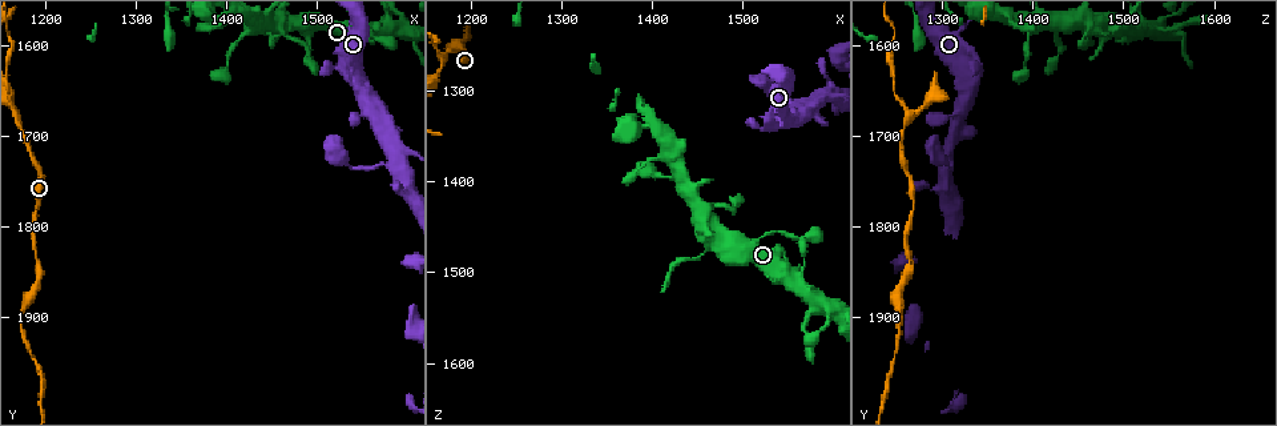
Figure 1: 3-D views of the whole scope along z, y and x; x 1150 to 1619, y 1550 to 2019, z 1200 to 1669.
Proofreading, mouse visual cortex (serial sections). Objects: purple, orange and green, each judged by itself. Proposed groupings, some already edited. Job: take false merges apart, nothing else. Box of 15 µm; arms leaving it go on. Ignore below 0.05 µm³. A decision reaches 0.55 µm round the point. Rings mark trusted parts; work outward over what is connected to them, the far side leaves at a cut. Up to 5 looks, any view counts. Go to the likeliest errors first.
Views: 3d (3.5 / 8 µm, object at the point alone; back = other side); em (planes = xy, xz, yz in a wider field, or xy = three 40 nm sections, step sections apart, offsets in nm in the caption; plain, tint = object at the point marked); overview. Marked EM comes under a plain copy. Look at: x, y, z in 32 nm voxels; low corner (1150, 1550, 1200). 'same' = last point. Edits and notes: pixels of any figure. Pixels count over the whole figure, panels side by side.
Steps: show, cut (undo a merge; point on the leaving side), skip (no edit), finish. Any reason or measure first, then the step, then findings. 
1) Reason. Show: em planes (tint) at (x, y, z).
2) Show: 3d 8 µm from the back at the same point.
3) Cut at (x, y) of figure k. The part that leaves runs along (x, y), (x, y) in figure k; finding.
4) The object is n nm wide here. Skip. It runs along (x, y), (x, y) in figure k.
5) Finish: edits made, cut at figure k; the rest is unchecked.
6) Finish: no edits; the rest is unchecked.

A narrow waist. Show: 3d 3.5 µm at (1440, 1580, 1485).

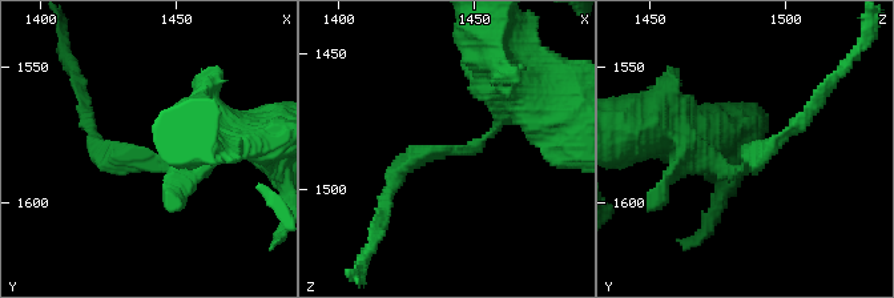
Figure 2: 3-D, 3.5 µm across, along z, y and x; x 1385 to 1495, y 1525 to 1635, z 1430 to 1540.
The arms are 200, 200 nm wide; need the tissue. Show: em xy step 5 (tint) at (1441, 1583, 1486).

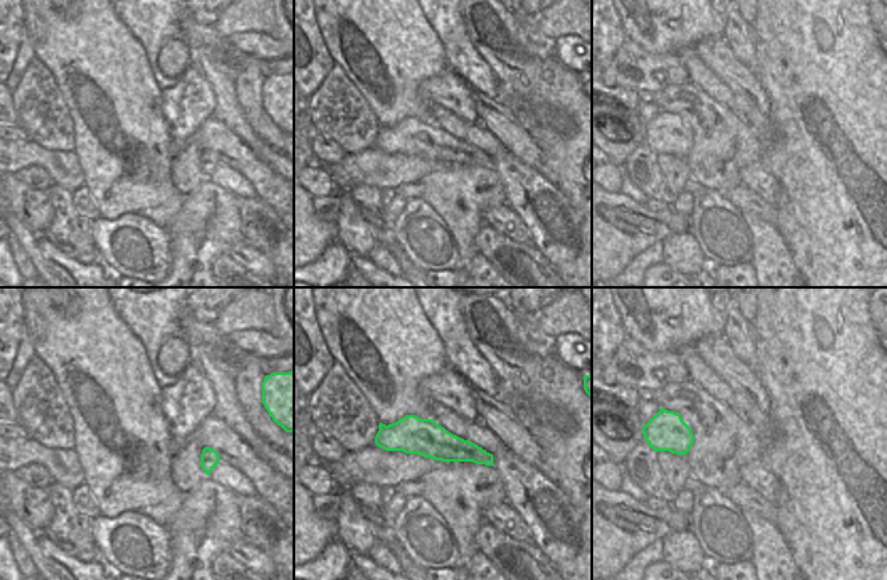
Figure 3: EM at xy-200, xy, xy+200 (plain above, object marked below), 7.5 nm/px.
Cut at (141, 164) of figure 2. The part that leaves runs along (169, 166), (108, 158), (88, 127) in figure 2; a second cell is stuck on.

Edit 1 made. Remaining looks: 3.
Show: overview.

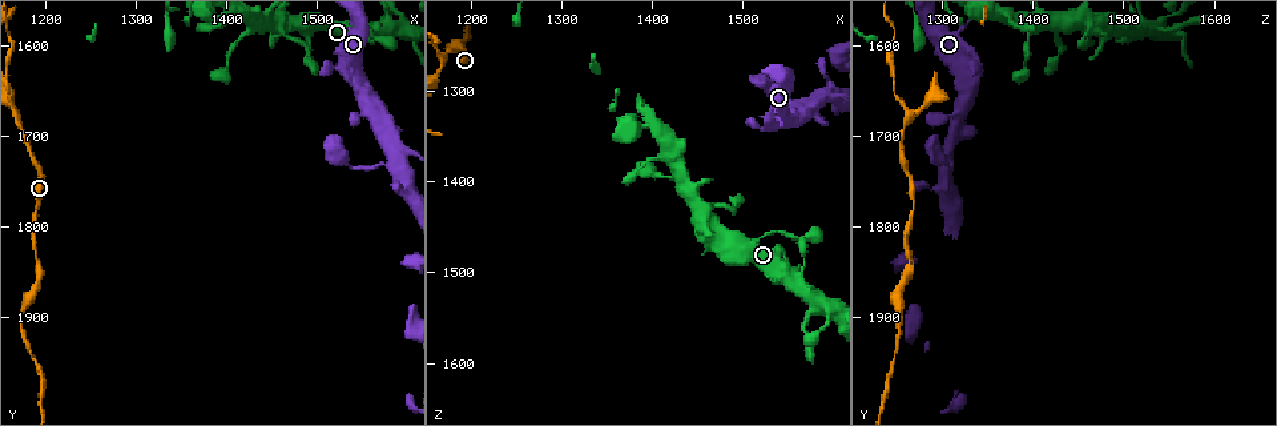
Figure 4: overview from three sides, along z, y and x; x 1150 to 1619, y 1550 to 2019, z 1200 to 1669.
Sharp bend. Show: 3d 3.5 µm from the back at (1490, 1605, 1435).

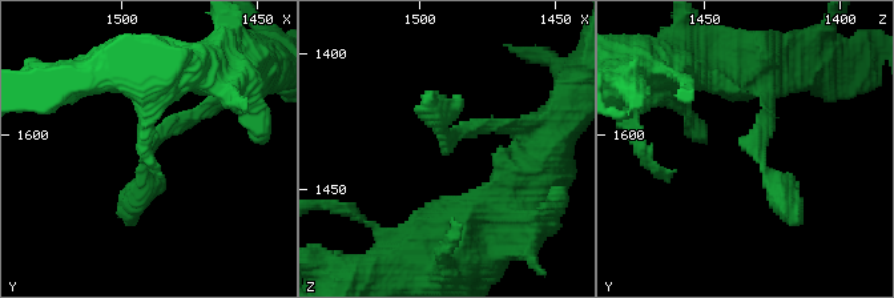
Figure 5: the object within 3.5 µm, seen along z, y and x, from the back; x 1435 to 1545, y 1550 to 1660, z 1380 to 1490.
Shape alone is not enough. Show: em xy step 1 (tint) at (1489, 1603, 1432).

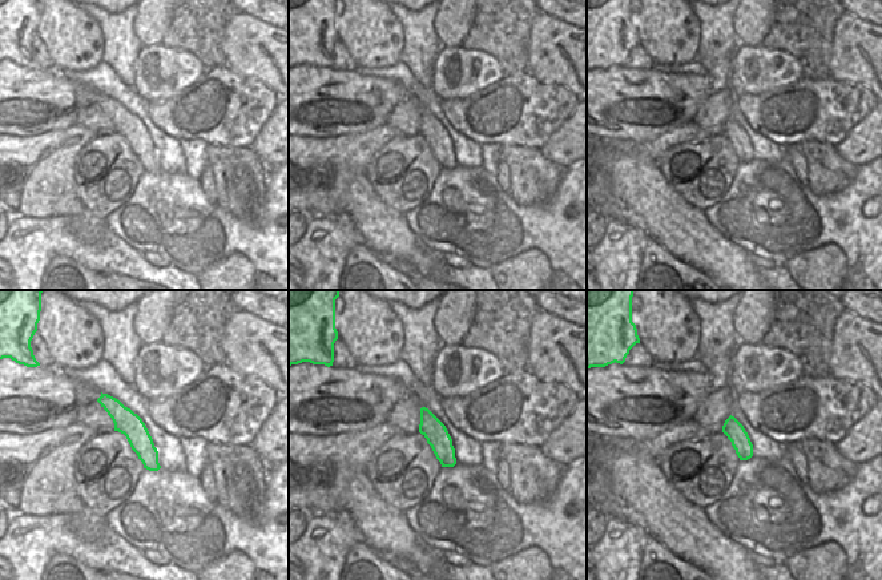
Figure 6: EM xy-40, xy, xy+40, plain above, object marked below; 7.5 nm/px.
The object is 170 nm wide here. Skip. It runs along (222, 95), (149, 144), (129, 217) in figure 5; all the same cell.

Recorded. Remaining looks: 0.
Finish: edits made, cut at figure 2; the rest is unchecked.

